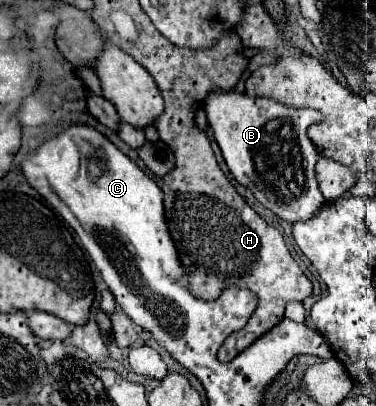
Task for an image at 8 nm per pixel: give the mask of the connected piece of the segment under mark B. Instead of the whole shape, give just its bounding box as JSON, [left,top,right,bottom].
[204,91,324,223]

